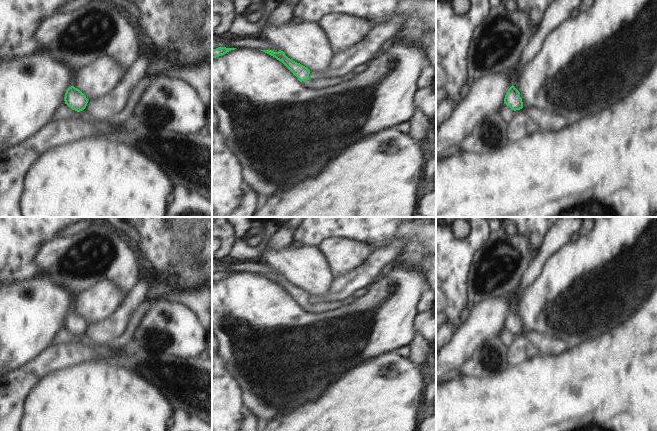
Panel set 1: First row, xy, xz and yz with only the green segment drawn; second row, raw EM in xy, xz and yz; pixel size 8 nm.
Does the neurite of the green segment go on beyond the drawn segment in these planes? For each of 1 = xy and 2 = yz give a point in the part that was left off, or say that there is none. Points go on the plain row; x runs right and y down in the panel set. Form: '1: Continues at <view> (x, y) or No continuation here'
1: No continuation here
2: No continuation here

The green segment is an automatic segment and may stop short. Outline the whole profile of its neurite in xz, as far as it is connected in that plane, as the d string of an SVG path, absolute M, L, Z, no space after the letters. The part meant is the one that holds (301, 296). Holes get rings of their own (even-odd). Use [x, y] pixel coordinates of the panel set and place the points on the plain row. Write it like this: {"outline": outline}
{"outline": "M261 274L261 275L281 285L298 302L298 304L305 311L309 313L324 313L327 311L333 311L335 309L353 303L356 299L355 296L351 296L338 302L323 302L320 304L312 304L309 302L310 294L307 291L301 289L300 287L297 287L292 283L288 282L283 275L281 274L279 274L278 276L274 276L272 274Z"}

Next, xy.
{"outline": "M74 310L66 314L64 325L72 334L77 336L84 334L88 327L86 320Z"}

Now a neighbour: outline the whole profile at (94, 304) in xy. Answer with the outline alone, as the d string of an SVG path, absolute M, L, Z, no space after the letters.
M111 279L100 281L75 296L73 310L88 324L112 316L125 302L128 292Z

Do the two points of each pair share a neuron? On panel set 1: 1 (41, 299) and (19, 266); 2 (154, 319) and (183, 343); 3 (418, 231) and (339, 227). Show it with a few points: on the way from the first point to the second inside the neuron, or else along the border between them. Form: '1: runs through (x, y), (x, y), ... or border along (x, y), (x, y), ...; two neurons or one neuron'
1: border along (33, 276), (30, 278); two neurons
2: runs through (161, 326), (167, 327), (176, 336); one neuron
3: runs through (398, 227), (359, 227); one neuron

